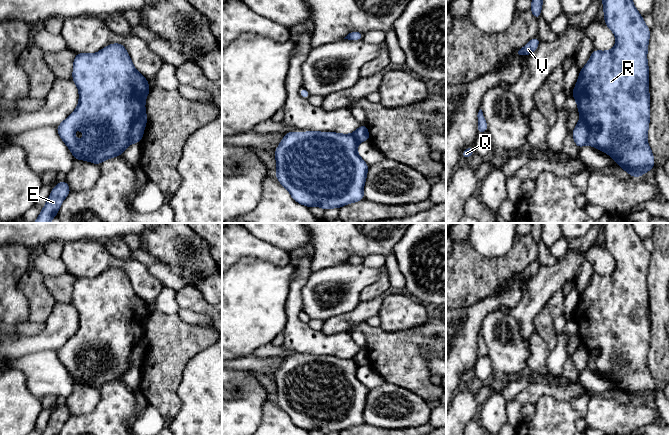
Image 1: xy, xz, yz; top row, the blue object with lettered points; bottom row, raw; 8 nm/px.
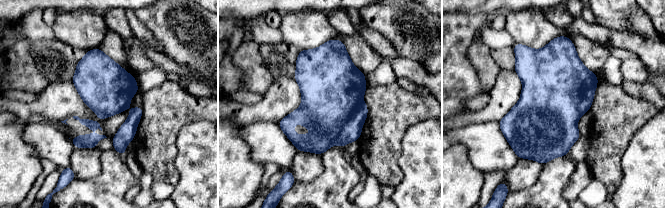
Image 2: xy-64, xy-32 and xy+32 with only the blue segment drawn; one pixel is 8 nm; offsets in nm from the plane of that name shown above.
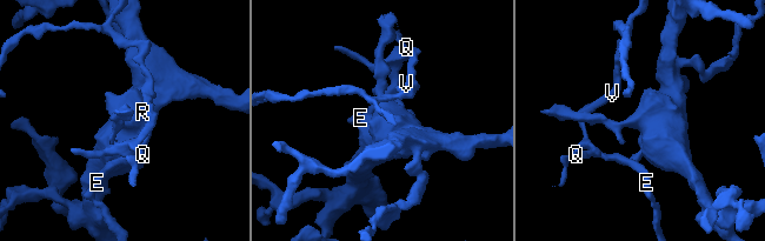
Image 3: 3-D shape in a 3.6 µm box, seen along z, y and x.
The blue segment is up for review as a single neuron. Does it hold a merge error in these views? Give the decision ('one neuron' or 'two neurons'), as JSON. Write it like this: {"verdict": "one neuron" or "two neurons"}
{"verdict": "one neuron"}

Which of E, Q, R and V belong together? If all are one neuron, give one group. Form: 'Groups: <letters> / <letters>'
Groups: E Q R V

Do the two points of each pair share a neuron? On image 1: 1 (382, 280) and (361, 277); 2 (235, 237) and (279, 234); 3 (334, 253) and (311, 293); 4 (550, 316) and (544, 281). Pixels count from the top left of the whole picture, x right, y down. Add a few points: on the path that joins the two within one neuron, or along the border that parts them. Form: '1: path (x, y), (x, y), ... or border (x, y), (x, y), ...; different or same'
1: border (380, 268), (378, 277), (363, 289), (360, 296); different
2: border (250, 233), (275, 246); different
3: border (343, 262), (324, 266), (311, 273); different
4: border (561, 289), (547, 302); different

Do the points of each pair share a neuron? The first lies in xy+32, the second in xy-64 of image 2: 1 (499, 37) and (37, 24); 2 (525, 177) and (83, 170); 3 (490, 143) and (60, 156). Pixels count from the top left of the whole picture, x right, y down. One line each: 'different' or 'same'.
1: same
2: same
3: same

